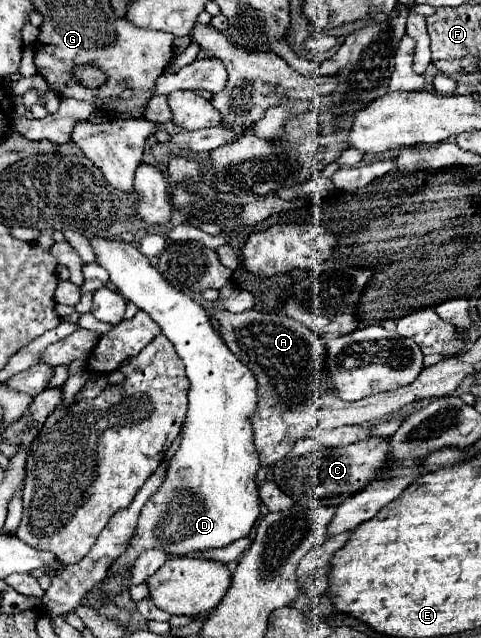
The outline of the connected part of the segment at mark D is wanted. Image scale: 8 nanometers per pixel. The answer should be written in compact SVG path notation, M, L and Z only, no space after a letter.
M91 239L91 245L95 249L95 261L109 271L111 283L119 293L161 325L163 335L175 345L177 355L185 363L191 381L181 445L171 459L167 479L145 503L137 523L135 543L111 567L115 571L131 567L141 551L153 547L169 555L227 547L247 537L259 517L259 495L255 487L259 459L249 421L257 407L255 377L231 355L215 333L205 309L169 285L135 245L107 239Z

